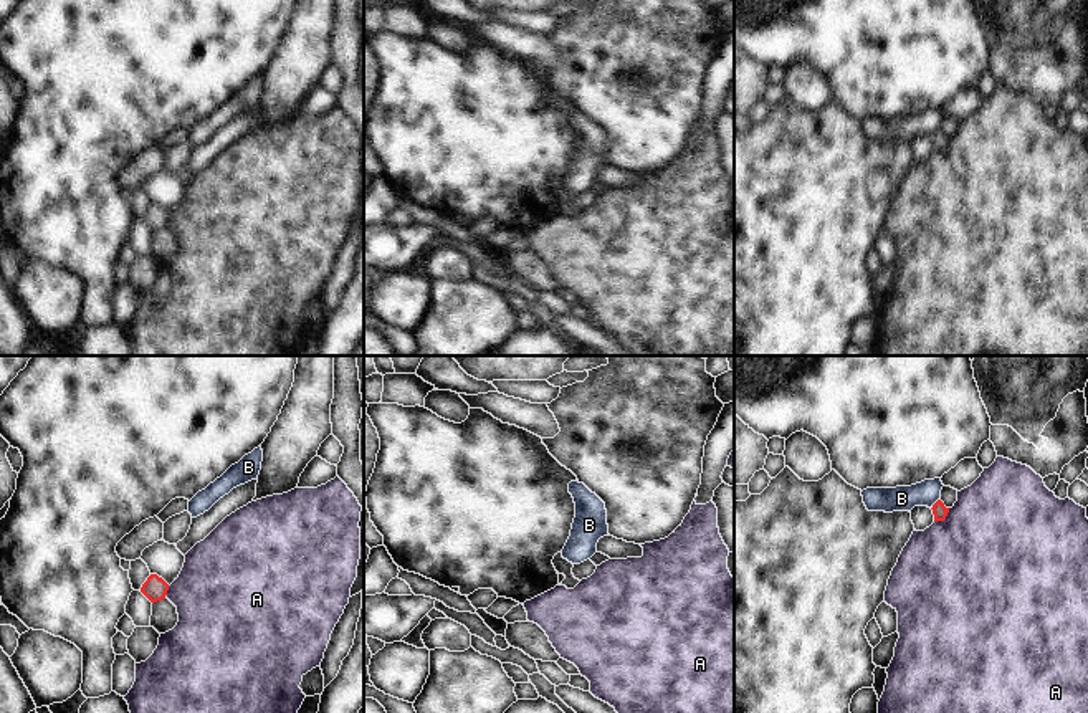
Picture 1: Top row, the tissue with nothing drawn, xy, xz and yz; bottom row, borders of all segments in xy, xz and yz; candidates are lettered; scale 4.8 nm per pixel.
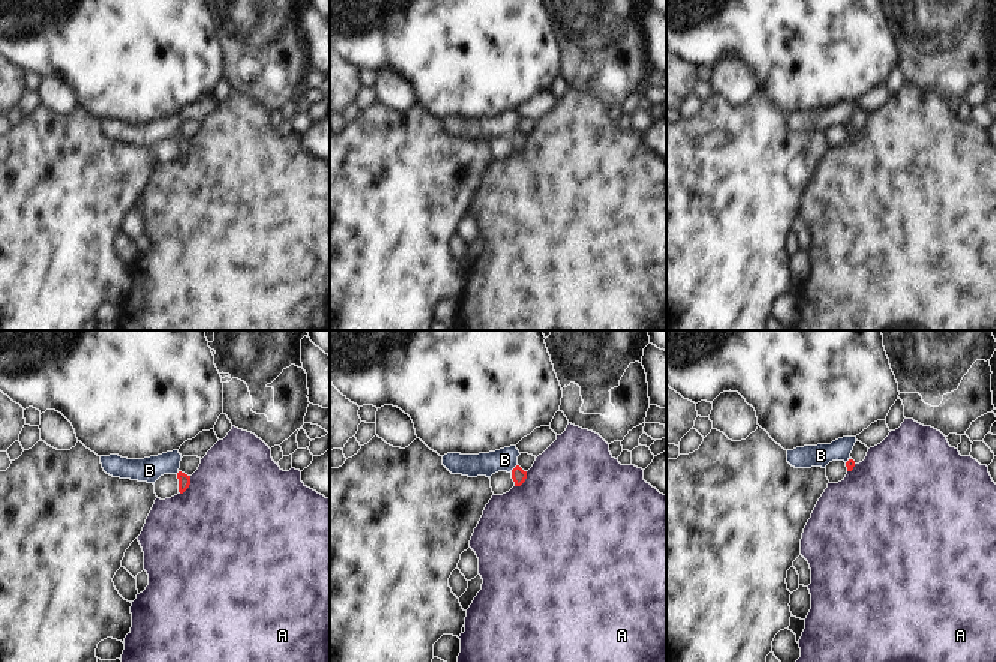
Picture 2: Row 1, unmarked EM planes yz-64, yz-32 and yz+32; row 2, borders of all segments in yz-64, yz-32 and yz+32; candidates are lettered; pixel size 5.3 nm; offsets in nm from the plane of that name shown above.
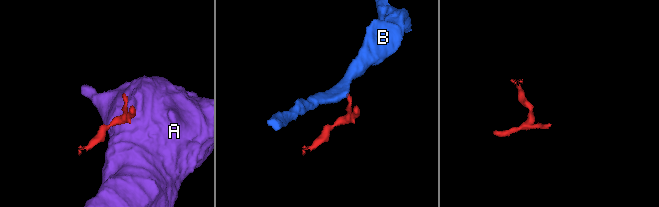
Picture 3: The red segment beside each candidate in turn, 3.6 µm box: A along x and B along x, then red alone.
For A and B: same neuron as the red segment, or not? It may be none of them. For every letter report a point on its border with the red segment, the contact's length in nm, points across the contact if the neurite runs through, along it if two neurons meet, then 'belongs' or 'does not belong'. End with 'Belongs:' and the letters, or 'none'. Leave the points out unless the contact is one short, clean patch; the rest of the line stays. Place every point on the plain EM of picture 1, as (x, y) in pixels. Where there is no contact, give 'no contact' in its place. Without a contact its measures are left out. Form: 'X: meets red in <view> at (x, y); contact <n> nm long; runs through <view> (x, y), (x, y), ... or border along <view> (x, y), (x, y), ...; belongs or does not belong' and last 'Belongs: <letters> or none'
A: meets red in yz at (944, 148); contact 100 nm long; does not belong
B: meets red in yz at (935, 133); contact 70 nm long; border along yz (940, 128), (931, 138); does not belong
Belongs: none

